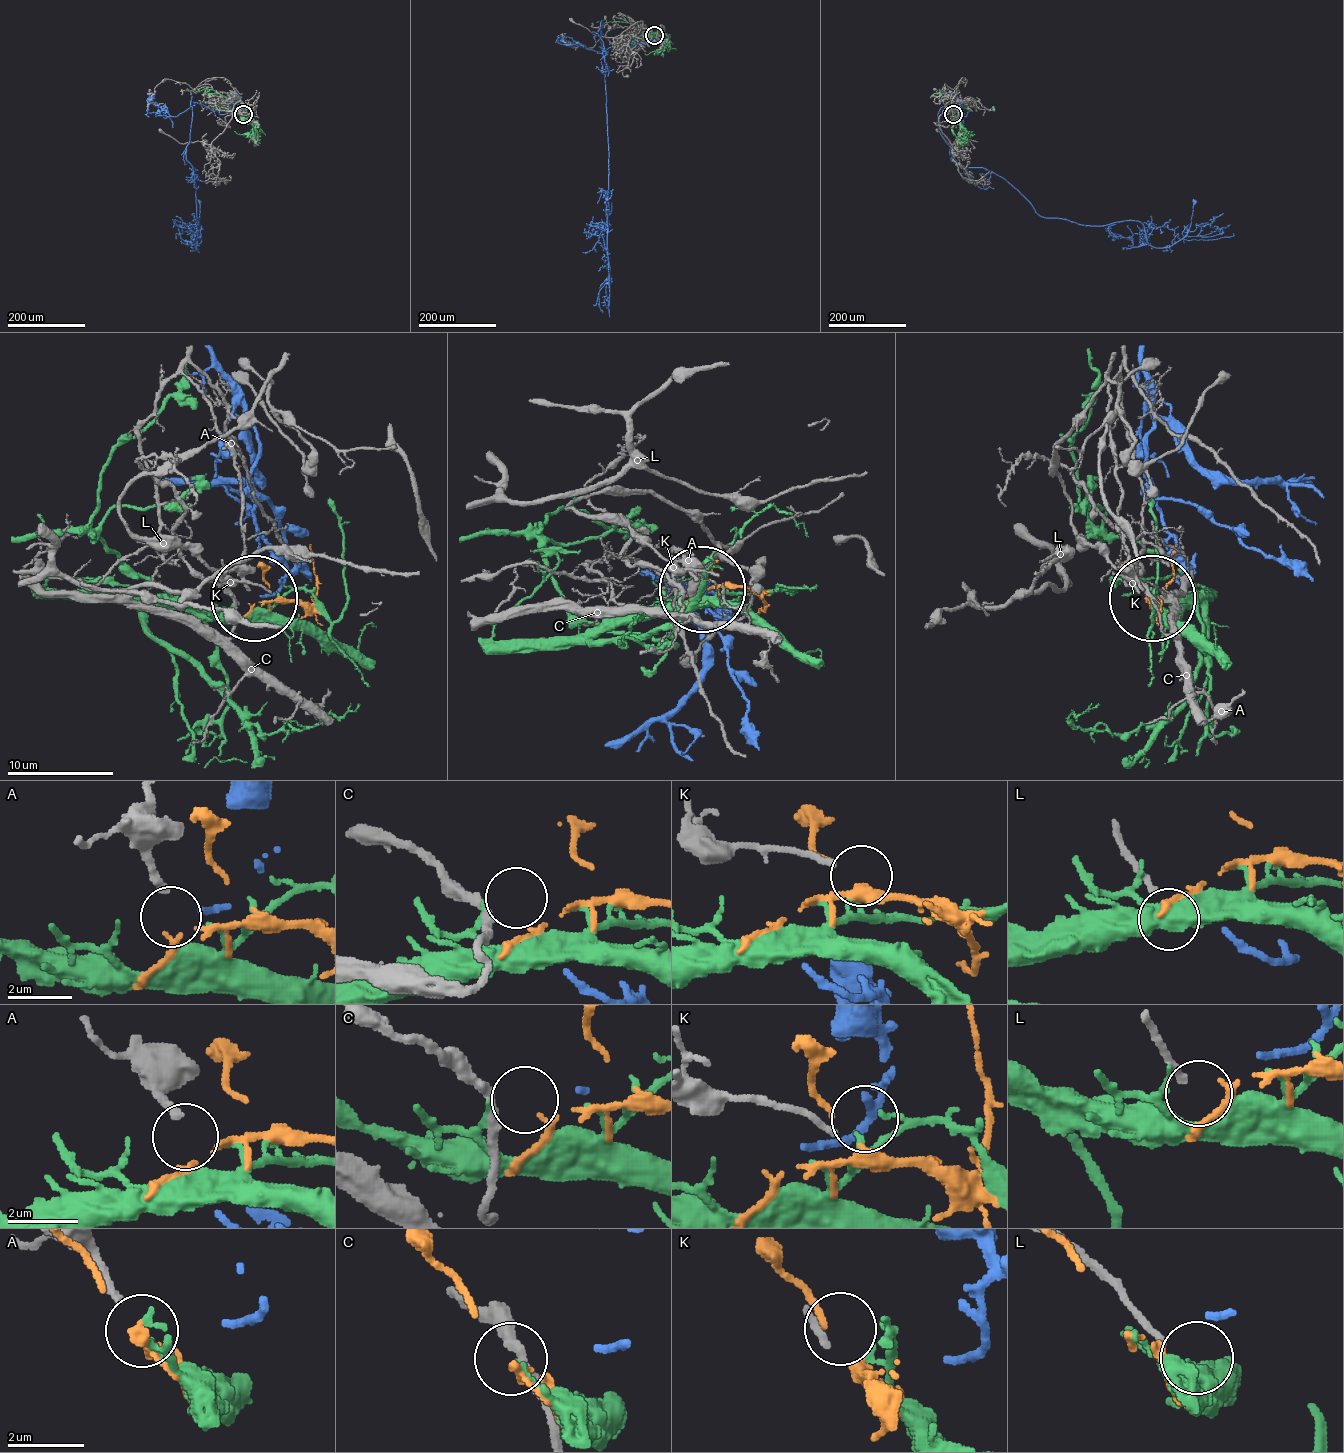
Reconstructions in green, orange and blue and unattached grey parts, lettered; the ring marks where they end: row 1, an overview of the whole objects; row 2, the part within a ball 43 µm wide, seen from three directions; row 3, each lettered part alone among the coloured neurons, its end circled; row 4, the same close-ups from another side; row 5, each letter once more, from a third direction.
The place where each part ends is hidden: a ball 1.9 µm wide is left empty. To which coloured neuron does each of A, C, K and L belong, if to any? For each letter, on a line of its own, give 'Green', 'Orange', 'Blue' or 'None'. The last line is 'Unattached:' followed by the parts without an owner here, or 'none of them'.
A: None
C: None
K: None
L: None
Unattached: A, C, K, L

